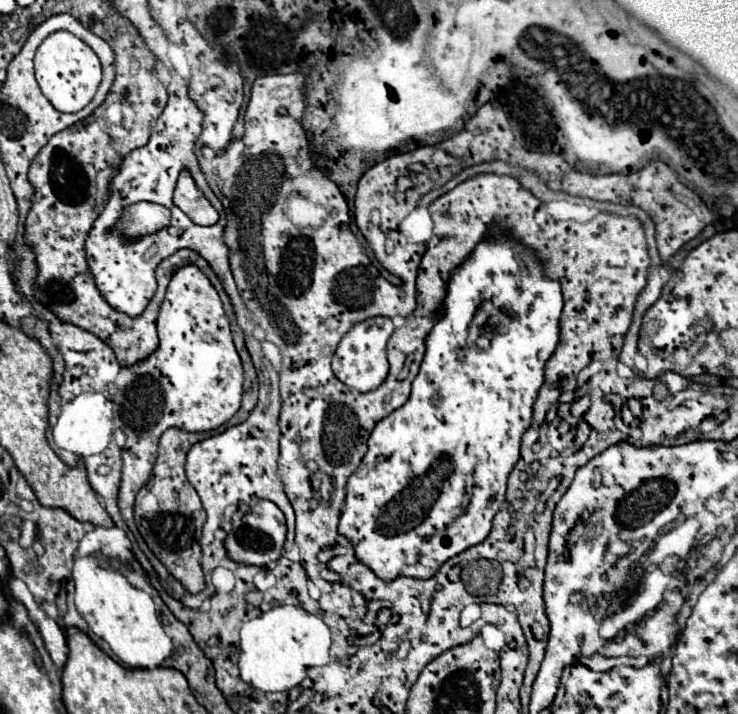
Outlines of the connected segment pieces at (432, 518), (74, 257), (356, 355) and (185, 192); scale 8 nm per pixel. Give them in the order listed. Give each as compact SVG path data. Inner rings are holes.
M498 228L492 230L494 238L480 242L472 256L458 270L454 270L448 281L444 316L434 324L426 338L424 362L416 380L412 382L408 402L394 410L388 418L380 420L370 434L368 450L382 450L382 458L374 460L366 452L358 470L348 478L346 484L346 502L342 508L338 534L352 542L356 560L386 582L400 576L422 580L432 578L446 560L474 544L480 544L488 536L494 514L504 508L506 480L520 458L520 438L532 422L532 404L538 388L544 382L544 364L556 350L560 338L560 283L545 278L542 266L536 261L531 264L526 262L522 268L521 285L517 287L516 272L521 261L519 258L516 260L516 244L504 234L498 234ZM486 298L494 298L494 302L498 302L498 306L510 314L512 322L504 336L494 334L492 326L486 326L484 336L476 340L472 348L468 348L468 328L480 310L478 302L486 302ZM442 456L448 456L454 466L438 462ZM452 472L454 480L448 478Z
M88 116L86 120L80 120L74 126L54 134L48 144L36 154L28 170L28 180L34 186L34 200L26 216L24 234L26 244L36 254L38 266L38 276L32 288L34 298L42 302L50 312L54 312L62 322L70 322L96 334L112 348L120 366L134 366L158 348L156 318L164 300L166 286L178 268L194 264L210 278L212 286L220 294L224 294L224 288L200 254L192 250L178 250L158 264L156 278L160 278L160 288L156 290L144 314L130 318L116 312L102 298L86 264L84 240L88 236L88 230L92 228L92 222L108 202L108 184L116 174L116 162L122 162L122 158L118 158L118 150L114 150L110 136L104 136L104 132L100 132L96 116Z
M376 316L364 322L358 322L338 344L338 350L332 360L332 370L340 382L358 392L376 390L388 376L388 360L386 360L386 342L392 335L394 326L389 318Z
M184 170L178 178L178 186L174 192L174 204L195 224L211 226L218 222L218 212L204 198L204 194L196 188L188 170Z

